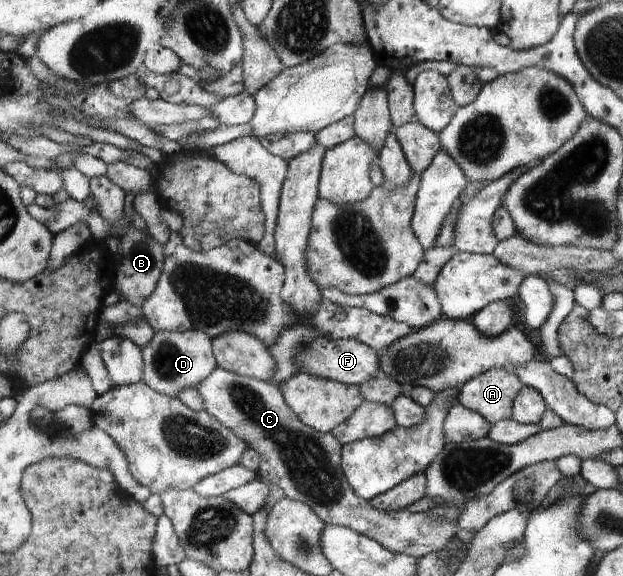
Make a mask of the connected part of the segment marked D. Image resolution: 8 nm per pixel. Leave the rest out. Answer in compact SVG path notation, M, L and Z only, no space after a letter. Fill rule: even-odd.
M201 330L158 332L154 340L142 349L142 357L144 370L141 382L172 398L180 398L185 390L198 388L218 367L213 353L213 339Z

